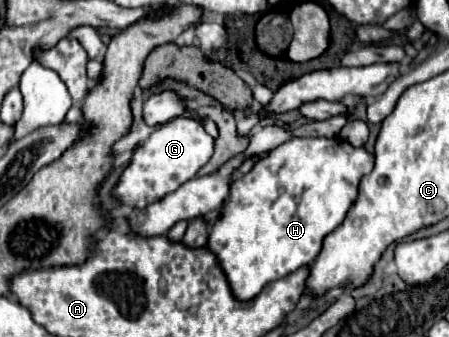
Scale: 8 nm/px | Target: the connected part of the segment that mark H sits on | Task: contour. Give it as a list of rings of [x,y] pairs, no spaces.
[[[291,138],[291,140],[283,142],[281,146],[277,146],[275,150],[271,150],[269,156],[261,158],[261,160],[253,166],[253,170],[251,170],[249,174],[245,174],[243,178],[235,180],[235,184],[231,184],[231,196],[223,202],[223,206],[221,206],[221,216],[219,216],[219,220],[215,220],[215,224],[211,224],[209,238],[207,238],[207,248],[217,256],[217,262],[219,262],[219,266],[221,266],[225,278],[229,280],[229,286],[231,286],[233,296],[235,296],[237,300],[241,300],[241,302],[253,300],[253,298],[263,290],[265,284],[269,284],[269,282],[273,282],[273,280],[279,280],[279,278],[283,278],[283,276],[287,276],[287,274],[291,274],[291,272],[295,272],[295,270],[299,270],[299,268],[311,264],[311,262],[317,258],[317,254],[321,252],[323,238],[325,238],[327,234],[331,234],[331,232],[343,222],[345,214],[349,212],[349,208],[353,206],[353,202],[355,202],[355,198],[357,198],[357,188],[359,188],[361,178],[363,178],[365,174],[369,174],[371,170],[373,170],[373,156],[371,156],[365,148],[355,148],[355,146],[351,146],[347,140],[337,140],[337,138],[331,138],[331,140],[329,140],[329,138]]]

